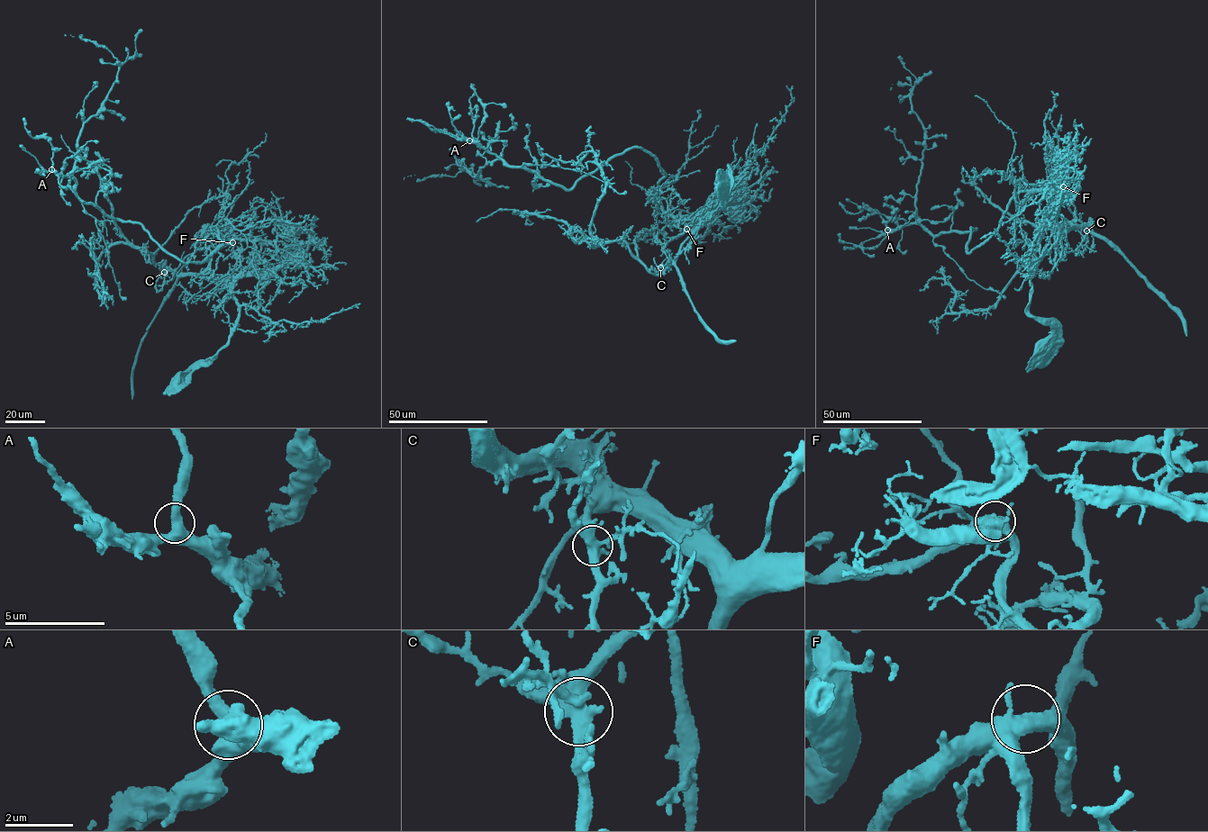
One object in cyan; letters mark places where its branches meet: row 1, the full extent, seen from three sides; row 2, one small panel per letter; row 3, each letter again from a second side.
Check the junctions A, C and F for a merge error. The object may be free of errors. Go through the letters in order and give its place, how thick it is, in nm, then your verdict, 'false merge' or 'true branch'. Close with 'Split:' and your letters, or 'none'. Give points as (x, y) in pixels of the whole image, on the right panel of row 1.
A: at (887, 230); 440 nm thick; true branch
C: at (1086, 230); 460 nm thick; false merge
F: at (1063, 186); 440 nm thick; true branch
Split: C

